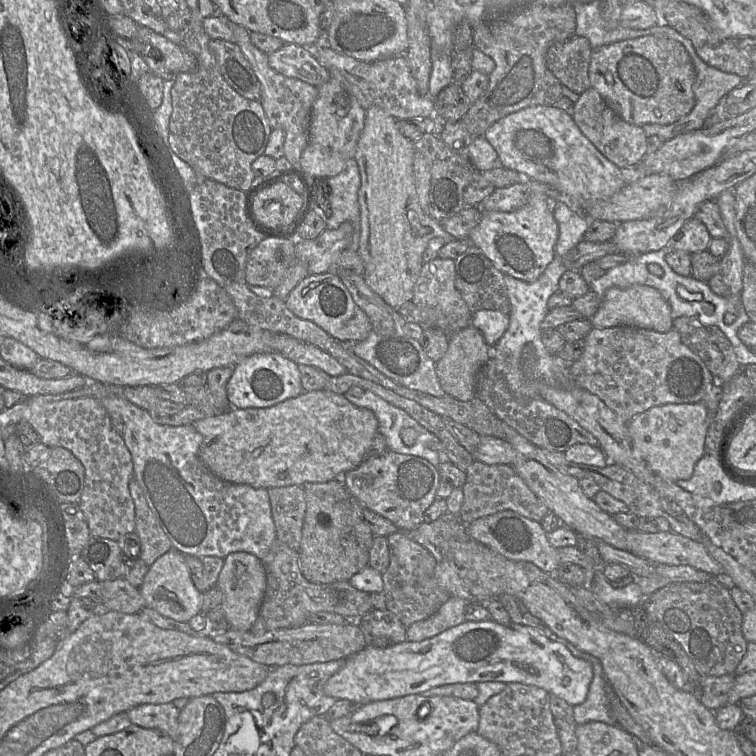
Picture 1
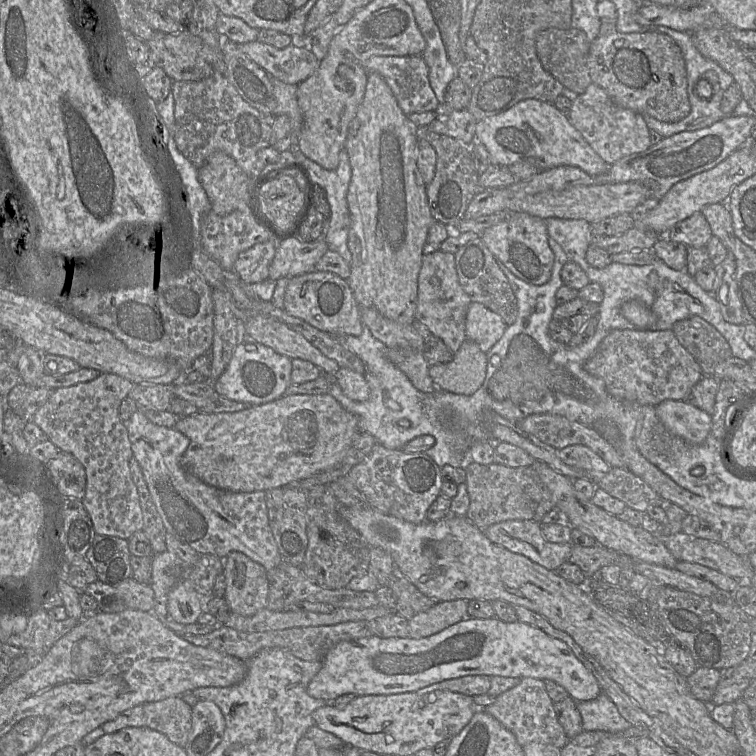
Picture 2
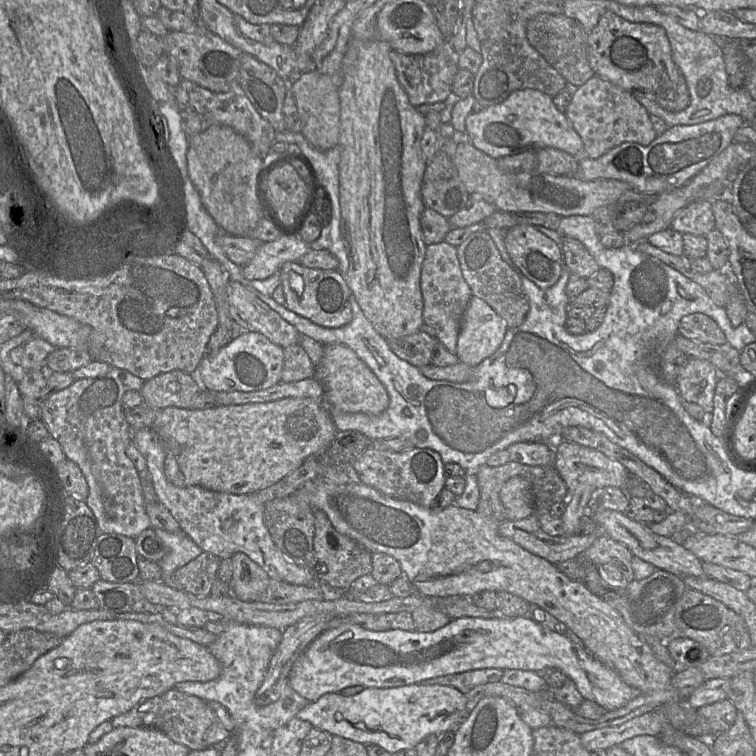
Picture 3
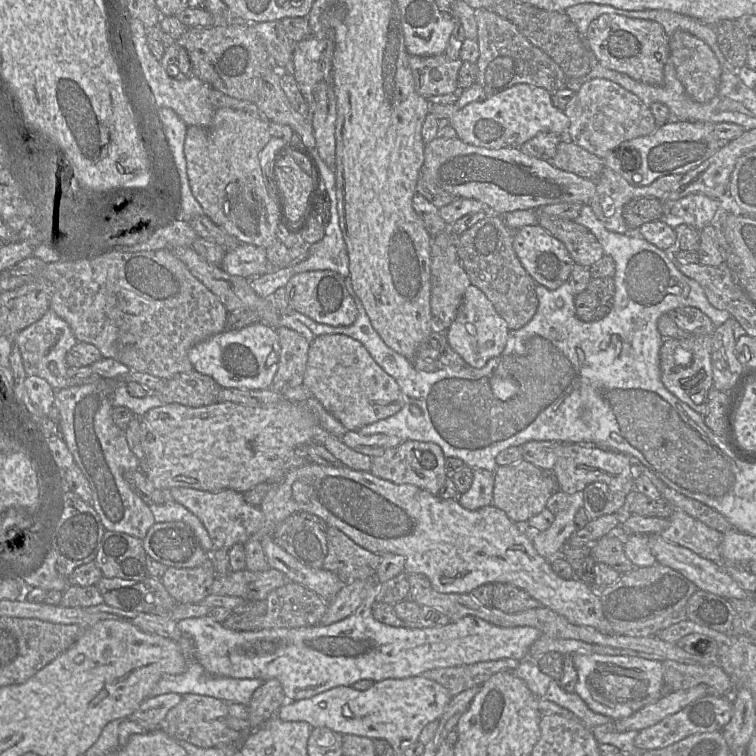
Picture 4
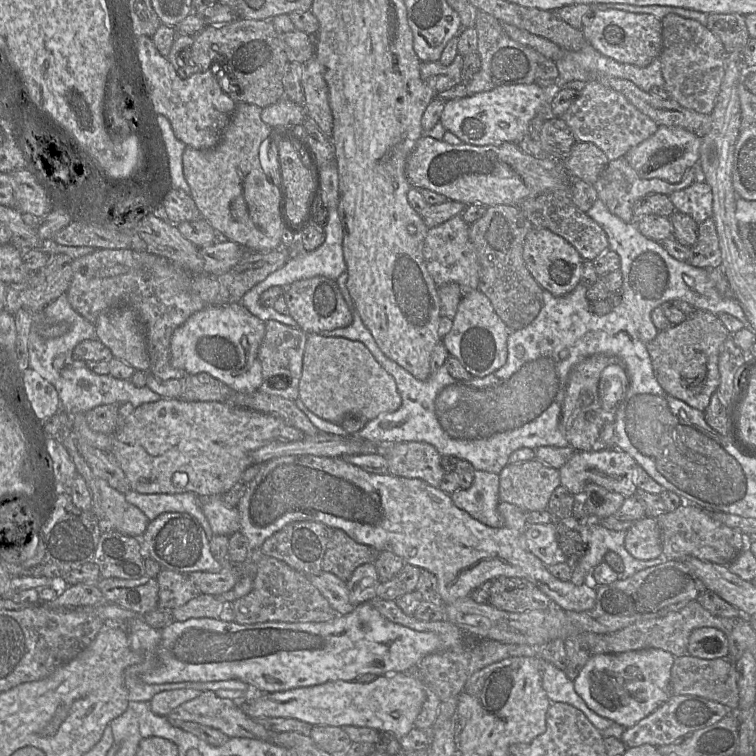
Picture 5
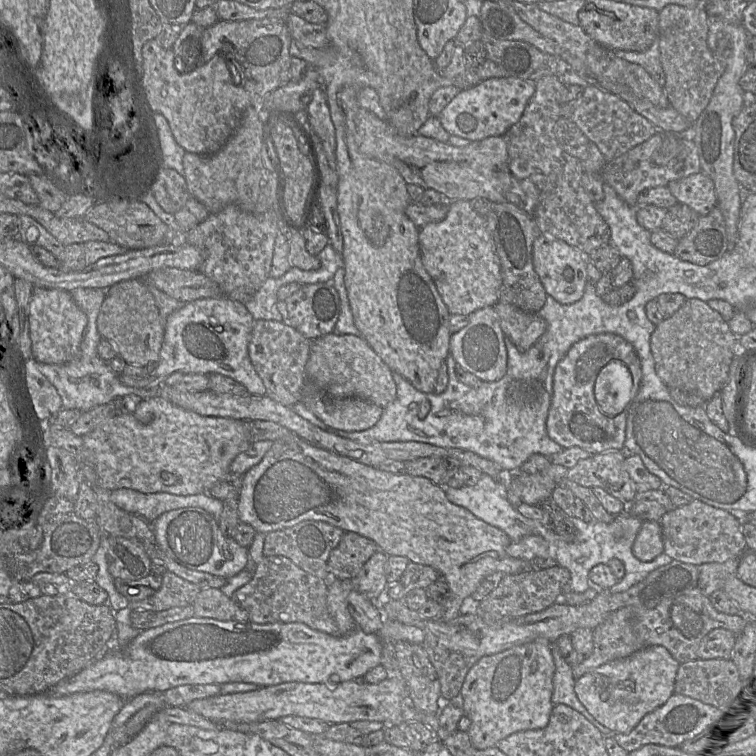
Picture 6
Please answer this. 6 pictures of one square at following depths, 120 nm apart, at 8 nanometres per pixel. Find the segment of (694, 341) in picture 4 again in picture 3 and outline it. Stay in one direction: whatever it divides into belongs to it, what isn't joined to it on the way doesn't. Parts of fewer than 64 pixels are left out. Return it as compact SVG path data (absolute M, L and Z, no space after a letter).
M689 358L679 372L675 388L683 402L698 404L711 415L719 377L719 372L709 361Z

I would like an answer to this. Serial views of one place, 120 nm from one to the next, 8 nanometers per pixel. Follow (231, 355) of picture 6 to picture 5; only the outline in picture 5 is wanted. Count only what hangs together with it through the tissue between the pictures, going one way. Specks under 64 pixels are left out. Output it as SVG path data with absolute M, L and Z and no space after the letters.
M240 302L208 305L191 315L173 332L170 364L187 374L208 373L236 392L255 392L262 384L262 367L257 352L264 336L265 322Z

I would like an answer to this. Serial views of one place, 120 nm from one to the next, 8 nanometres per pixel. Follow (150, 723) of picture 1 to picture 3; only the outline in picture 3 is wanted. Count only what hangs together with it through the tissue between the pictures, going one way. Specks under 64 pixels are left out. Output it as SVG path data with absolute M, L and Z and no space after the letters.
M173 688L160 696L153 727L190 751L205 749L205 734L214 720L208 702Z

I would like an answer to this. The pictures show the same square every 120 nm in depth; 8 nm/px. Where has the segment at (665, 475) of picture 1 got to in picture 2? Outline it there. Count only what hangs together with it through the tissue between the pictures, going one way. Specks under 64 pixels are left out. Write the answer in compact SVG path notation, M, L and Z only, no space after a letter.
M664 400L655 412L666 430L692 445L703 444L711 433L712 417L687 400Z

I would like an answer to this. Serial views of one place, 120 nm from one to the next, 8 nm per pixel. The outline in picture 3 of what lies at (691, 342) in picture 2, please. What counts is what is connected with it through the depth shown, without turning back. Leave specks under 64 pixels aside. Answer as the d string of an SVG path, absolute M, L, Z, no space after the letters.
M692 313L681 318L678 334L693 340L715 345L727 342L726 336L716 322L703 313Z

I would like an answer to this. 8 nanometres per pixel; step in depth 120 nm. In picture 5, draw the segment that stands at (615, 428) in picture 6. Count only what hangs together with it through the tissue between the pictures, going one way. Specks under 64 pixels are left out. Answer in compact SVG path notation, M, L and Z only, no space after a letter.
M595 354L581 360L570 371L562 403L559 429L575 451L599 451L613 447L615 429L615 411L605 411L598 394L598 383L602 371L611 364L620 363L618 357L607 354Z

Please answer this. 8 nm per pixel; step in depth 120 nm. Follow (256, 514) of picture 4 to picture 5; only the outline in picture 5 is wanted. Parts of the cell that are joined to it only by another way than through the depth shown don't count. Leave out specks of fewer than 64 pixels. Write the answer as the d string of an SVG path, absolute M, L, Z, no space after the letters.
M200 496L200 503L214 535L231 536L240 531L238 510L228 506L221 496Z

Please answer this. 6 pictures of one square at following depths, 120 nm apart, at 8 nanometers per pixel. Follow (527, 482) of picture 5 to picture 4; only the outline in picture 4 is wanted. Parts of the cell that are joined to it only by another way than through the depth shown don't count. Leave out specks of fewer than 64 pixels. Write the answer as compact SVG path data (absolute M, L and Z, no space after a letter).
M522 459L513 465L498 466L494 474L492 505L504 511L517 524L526 524L530 518L541 513L546 508L548 499L558 491L553 470L542 470Z

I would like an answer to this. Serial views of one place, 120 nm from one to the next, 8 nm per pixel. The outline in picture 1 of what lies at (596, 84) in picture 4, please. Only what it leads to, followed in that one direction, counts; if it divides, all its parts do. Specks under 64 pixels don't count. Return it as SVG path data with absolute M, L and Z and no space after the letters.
M590 87L579 95L572 118L589 141L609 161L621 169L631 168L646 156L647 139L642 126L624 121L605 102L597 90Z

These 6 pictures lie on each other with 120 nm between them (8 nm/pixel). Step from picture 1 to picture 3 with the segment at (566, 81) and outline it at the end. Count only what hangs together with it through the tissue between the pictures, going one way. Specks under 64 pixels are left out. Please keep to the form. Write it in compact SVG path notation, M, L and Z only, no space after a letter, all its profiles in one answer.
M541 13L531 18L526 25L529 44L556 69L568 83L577 87L595 75L588 59L587 35L575 19L562 14Z

